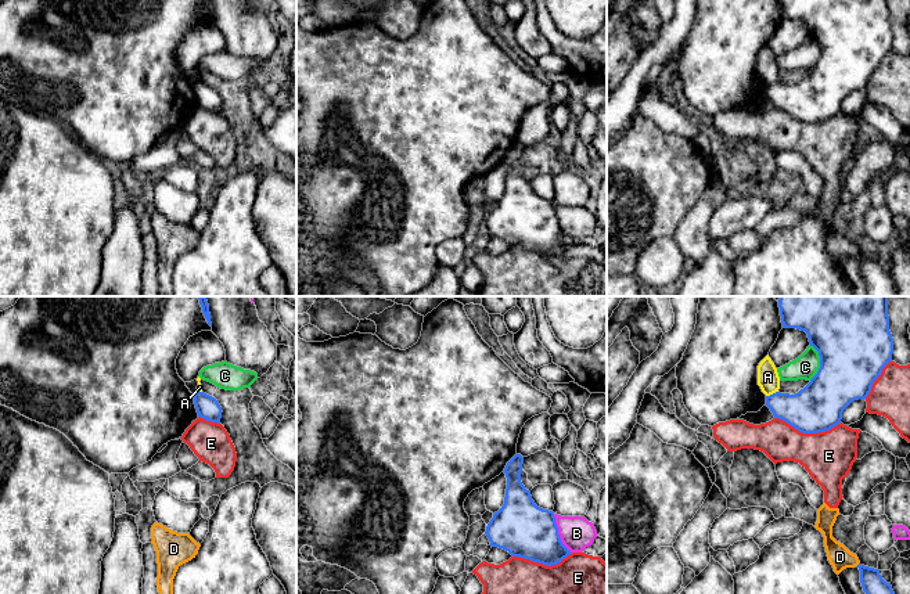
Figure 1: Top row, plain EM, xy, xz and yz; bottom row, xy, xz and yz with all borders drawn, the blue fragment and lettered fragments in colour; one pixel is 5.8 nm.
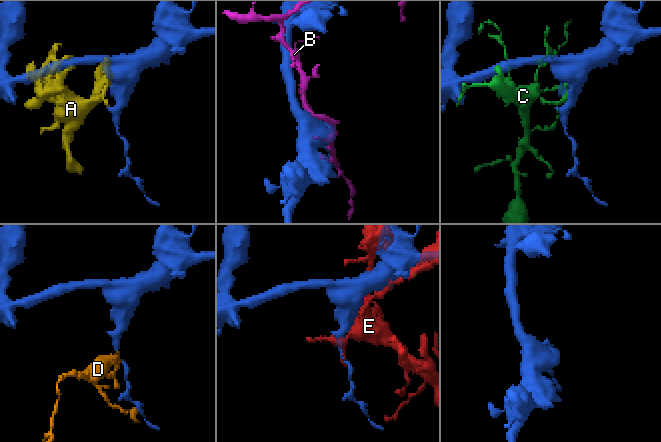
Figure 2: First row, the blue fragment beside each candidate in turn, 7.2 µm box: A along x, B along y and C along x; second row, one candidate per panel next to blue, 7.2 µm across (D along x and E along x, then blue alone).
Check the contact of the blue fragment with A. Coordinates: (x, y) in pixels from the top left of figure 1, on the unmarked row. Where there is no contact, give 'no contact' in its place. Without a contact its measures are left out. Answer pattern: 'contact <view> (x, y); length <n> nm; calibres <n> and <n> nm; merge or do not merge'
contact yz (773, 83); length 80 nm; calibres 280 and 130 nm; do not merge

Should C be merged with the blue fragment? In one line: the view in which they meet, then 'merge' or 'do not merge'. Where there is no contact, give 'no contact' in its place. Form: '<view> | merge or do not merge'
yz | do not merge

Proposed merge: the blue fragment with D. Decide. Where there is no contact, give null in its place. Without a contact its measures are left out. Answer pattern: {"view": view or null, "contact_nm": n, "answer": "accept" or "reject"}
{"view": "yz", "contact_nm": 40, "answer": "reject"}

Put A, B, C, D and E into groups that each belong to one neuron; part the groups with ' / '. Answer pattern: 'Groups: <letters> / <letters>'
Groups: A / B / C / D E

